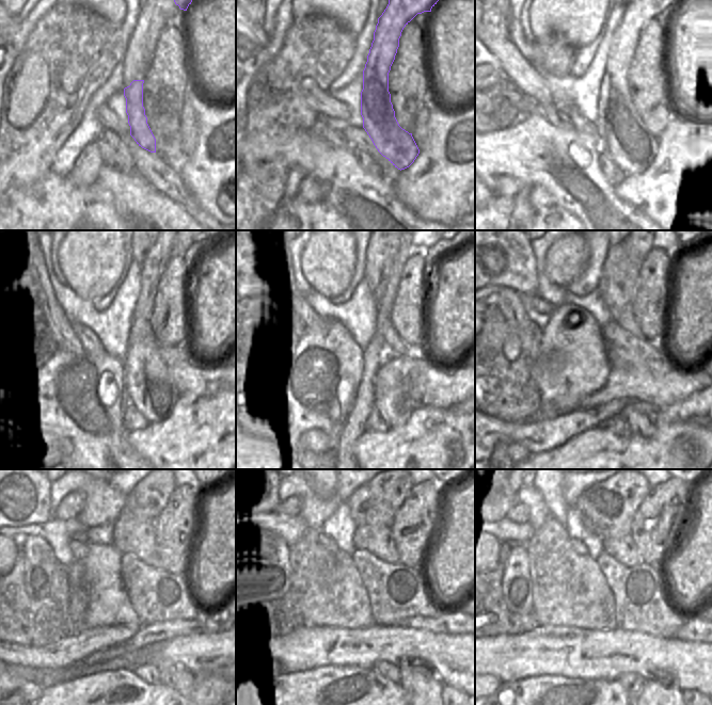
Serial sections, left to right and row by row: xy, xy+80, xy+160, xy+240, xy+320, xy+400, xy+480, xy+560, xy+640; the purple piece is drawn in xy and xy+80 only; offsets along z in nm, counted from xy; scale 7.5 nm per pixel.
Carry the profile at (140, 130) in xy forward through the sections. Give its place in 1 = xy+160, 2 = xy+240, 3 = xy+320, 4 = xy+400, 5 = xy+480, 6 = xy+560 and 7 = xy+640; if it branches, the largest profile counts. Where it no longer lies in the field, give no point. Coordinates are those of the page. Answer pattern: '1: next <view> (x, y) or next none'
1: next xy+160 (626, 139)
2: next xy+240 (147, 385)
3: next xy+320 (395, 406)
4: next xy+400 (641, 425)
5: next xy+480 (174, 675)
6: next xy+560 (418, 686)
7: next xy+640 (651, 686)

